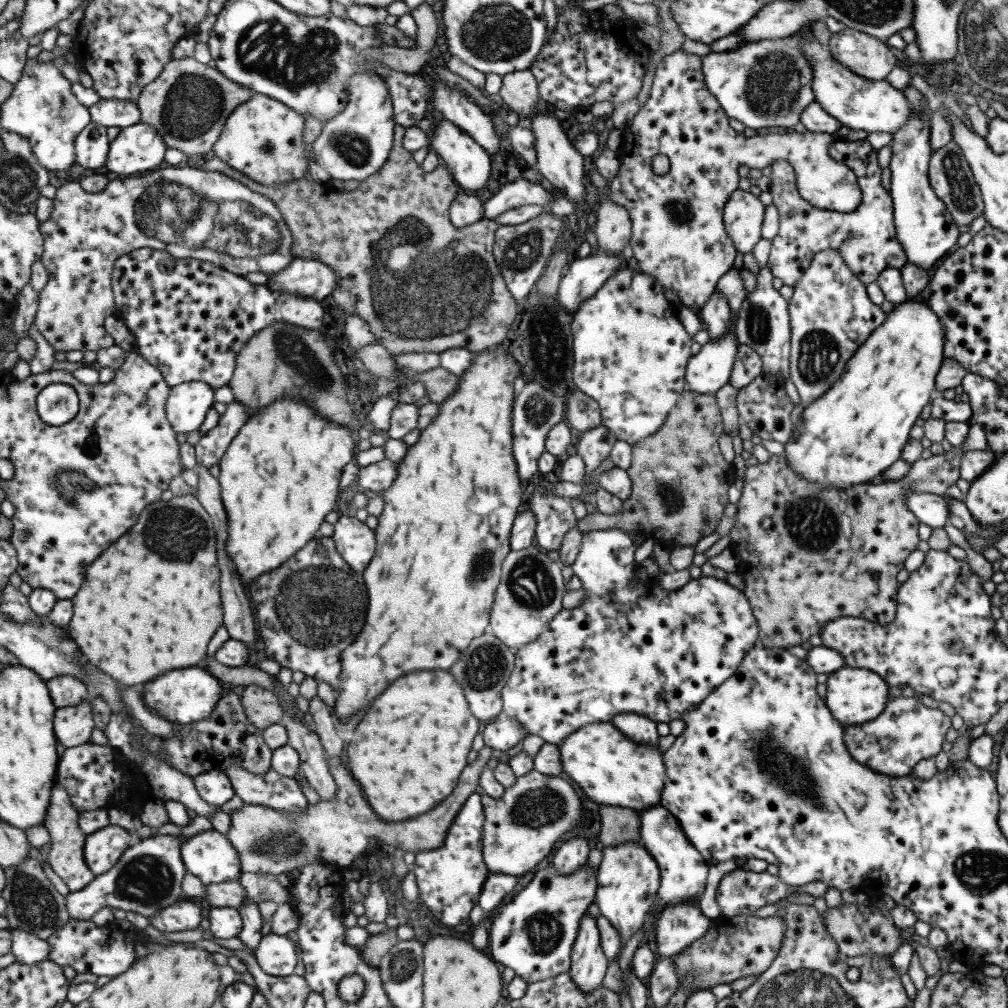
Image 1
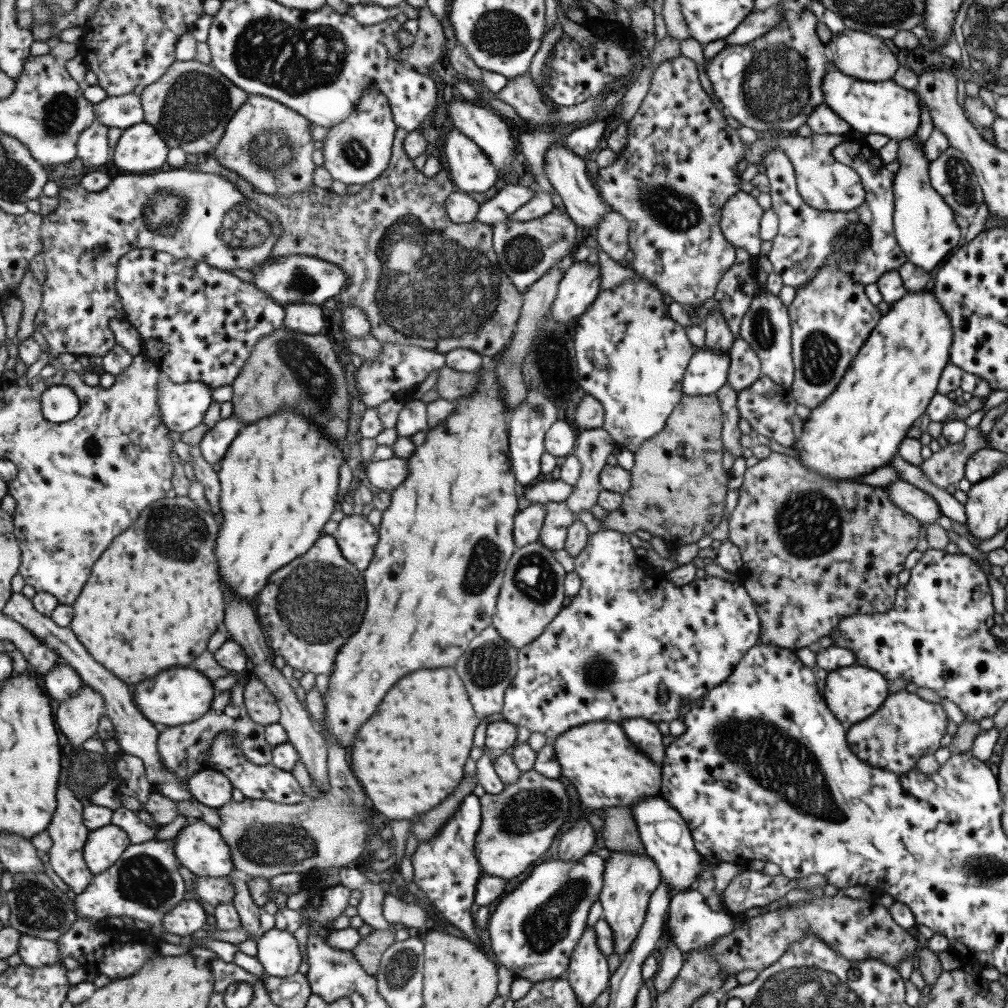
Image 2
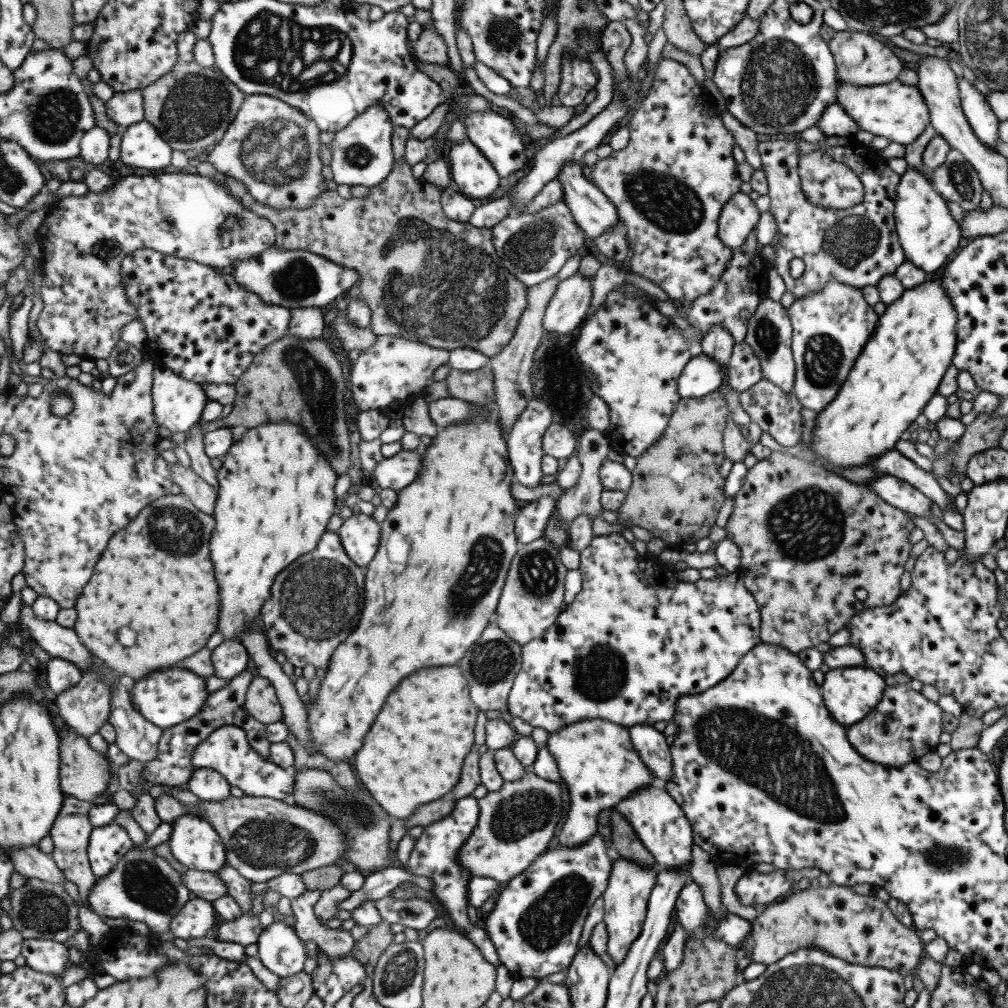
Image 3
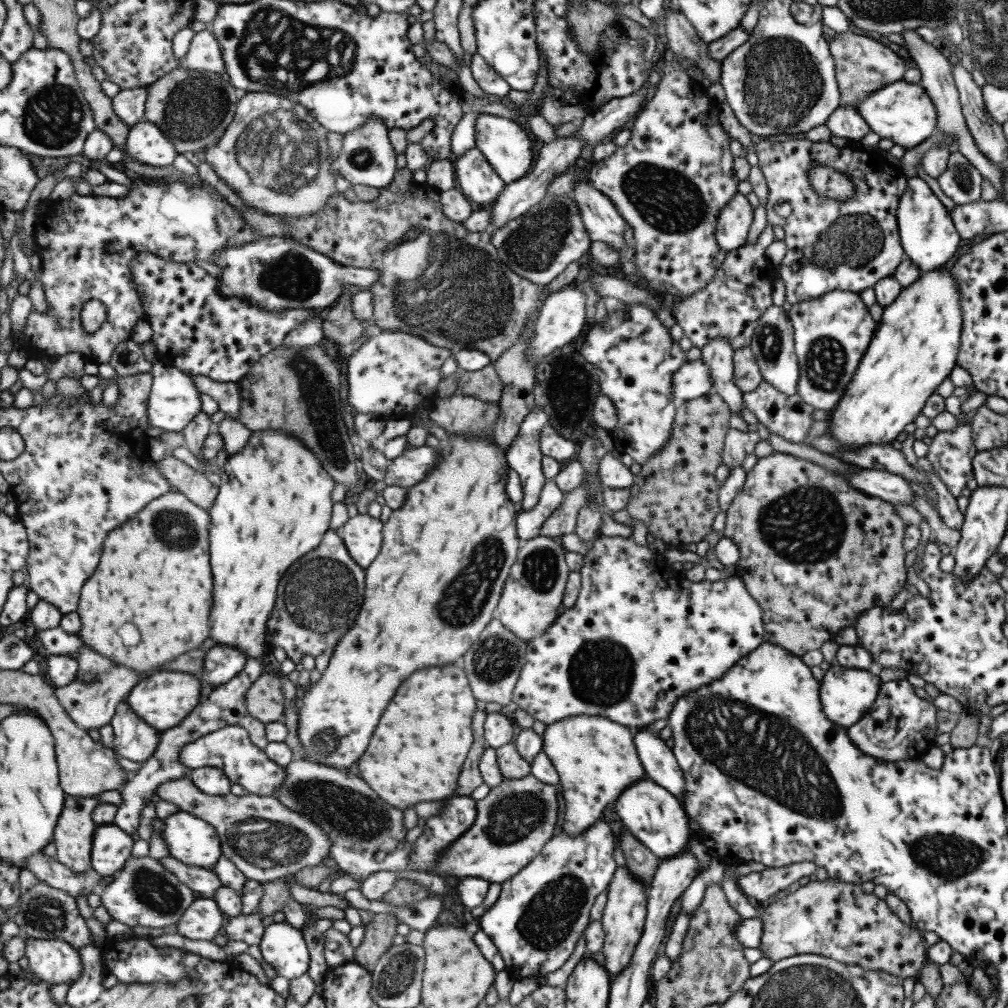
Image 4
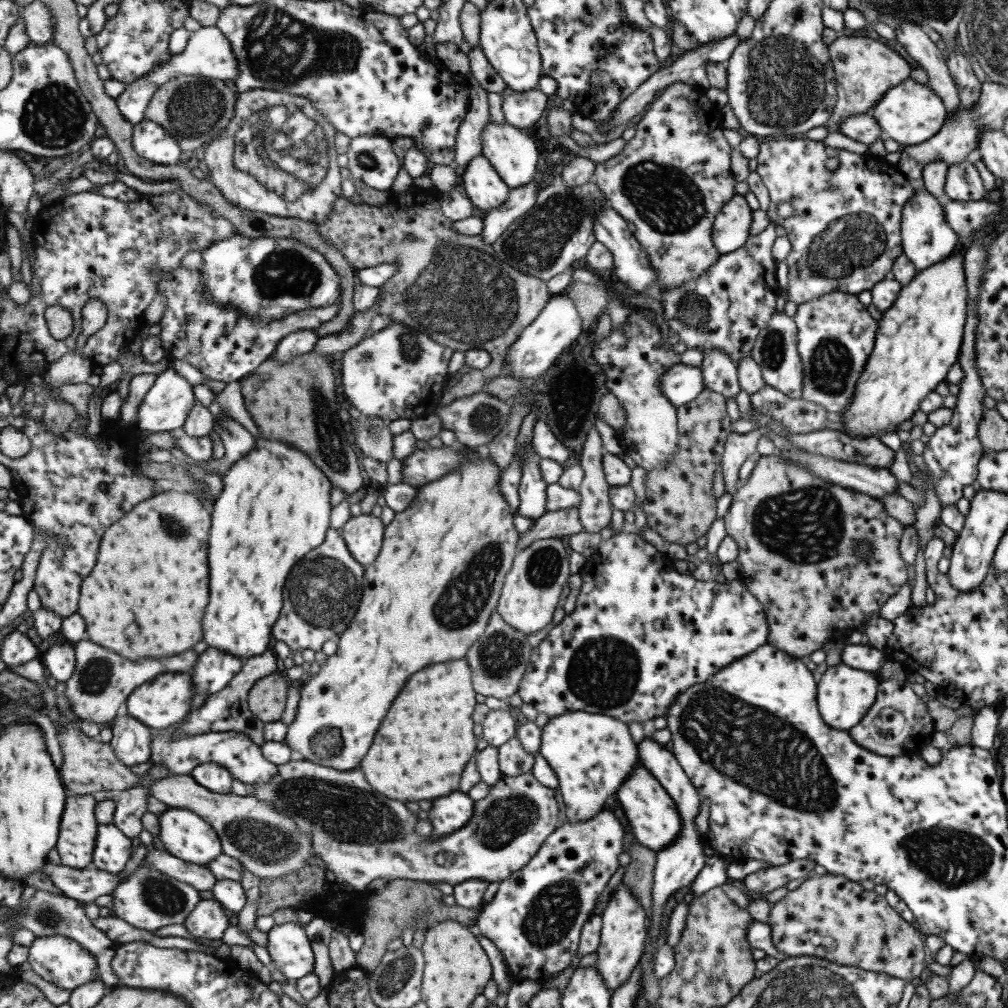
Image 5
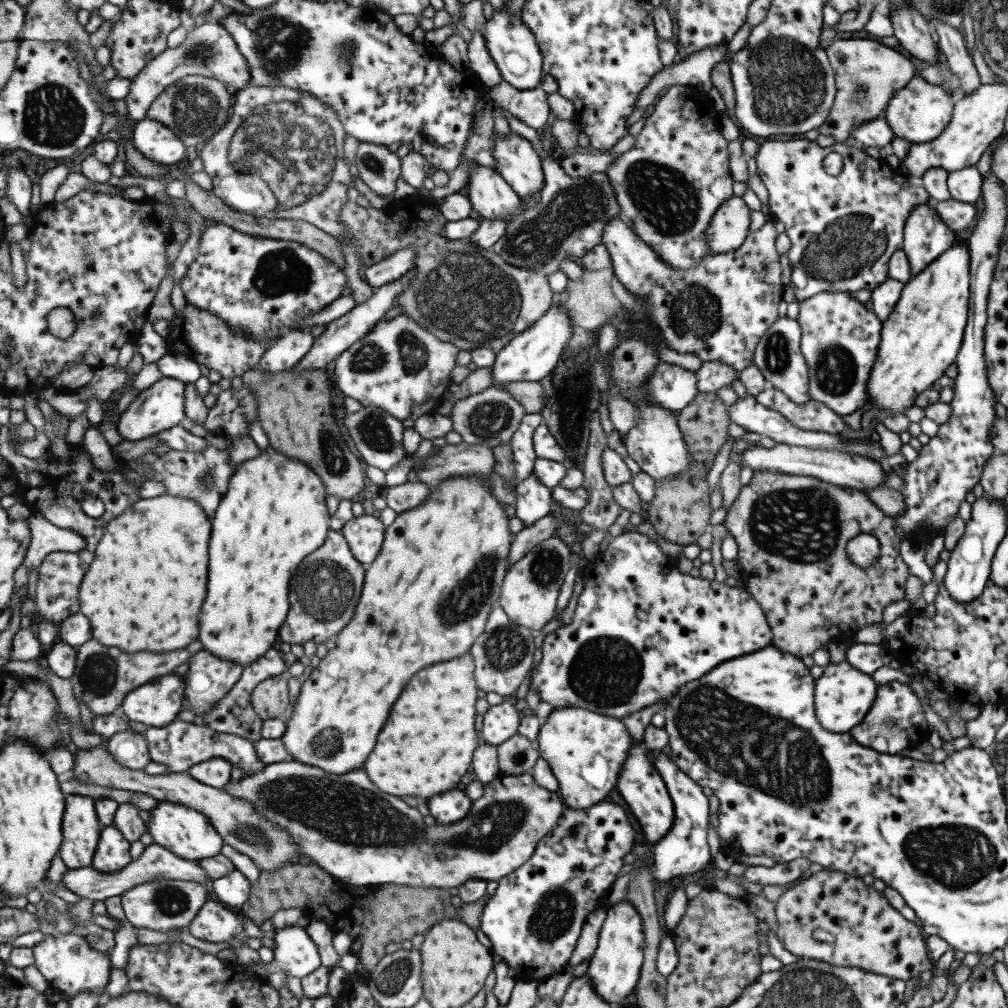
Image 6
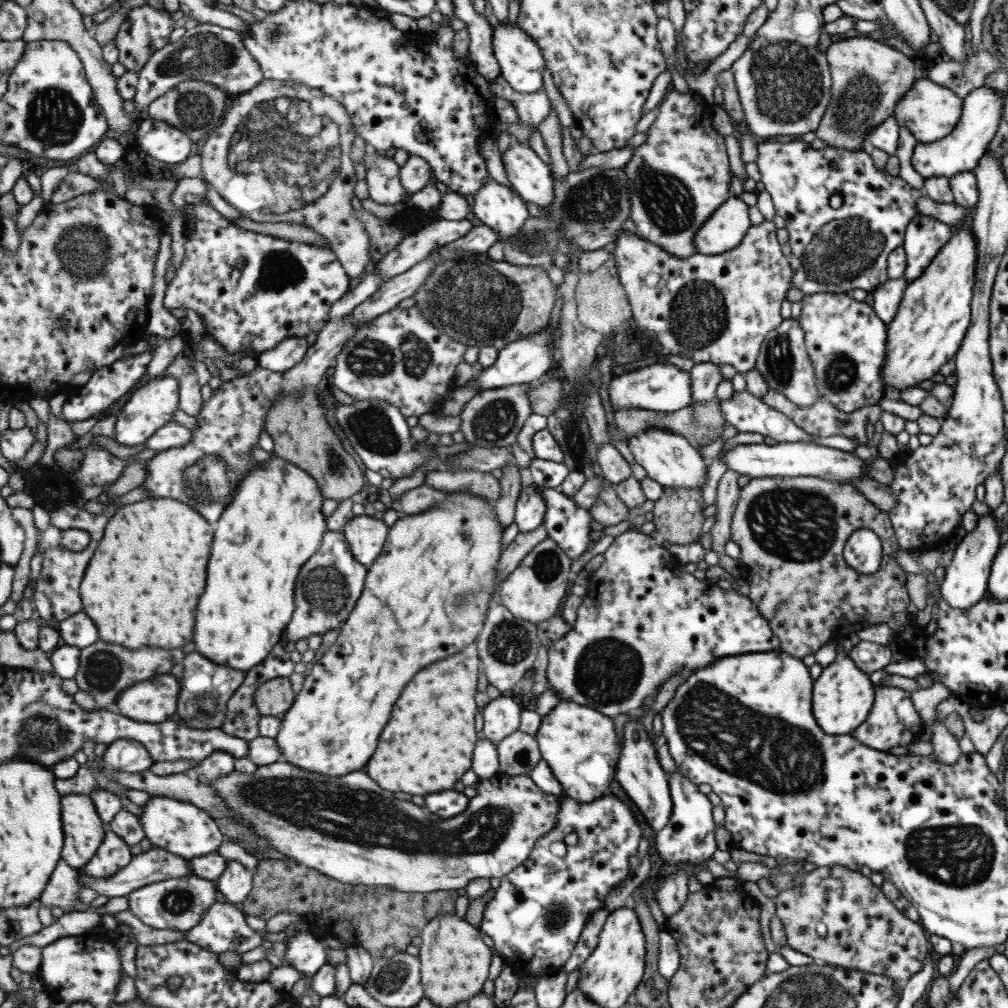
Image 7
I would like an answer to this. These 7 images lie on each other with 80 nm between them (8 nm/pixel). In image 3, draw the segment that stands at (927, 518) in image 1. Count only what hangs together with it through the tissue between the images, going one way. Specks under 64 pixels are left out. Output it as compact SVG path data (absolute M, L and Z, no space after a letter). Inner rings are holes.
M883 474L870 482L868 480L865 486L873 490L887 504L901 509L904 513L914 514L914 516L925 519L930 516L930 500L903 480L889 476L889 474Z

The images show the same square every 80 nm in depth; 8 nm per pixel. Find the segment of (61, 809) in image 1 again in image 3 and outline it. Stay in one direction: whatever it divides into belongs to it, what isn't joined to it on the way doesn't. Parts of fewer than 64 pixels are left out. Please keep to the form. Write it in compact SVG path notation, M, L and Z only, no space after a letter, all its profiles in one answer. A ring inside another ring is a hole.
M64 793L64 808L61 809L60 817L56 820L50 834L56 846L55 850L51 852L53 858L66 874L66 878L77 886L83 901L87 900L90 890L96 884L96 874L93 872L92 862L88 855L89 843L94 829L93 823L89 819L89 812L91 812L93 805L95 804L79 799L71 793Z

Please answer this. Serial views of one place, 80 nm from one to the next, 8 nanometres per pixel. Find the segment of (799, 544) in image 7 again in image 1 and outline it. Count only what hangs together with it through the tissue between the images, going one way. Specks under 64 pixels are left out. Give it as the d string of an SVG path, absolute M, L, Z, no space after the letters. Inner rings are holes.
M961 445L951 447L949 451L931 455L927 459L917 459L910 464L910 468L903 478L899 480L887 480L886 483L874 481L861 485L852 485L845 489L819 489L815 483L809 483L796 472L792 471L792 467L784 459L783 455L770 455L765 463L757 463L751 467L747 467L743 471L743 486L736 502L736 515L733 526L730 528L729 536L731 545L737 553L739 560L745 562L748 569L741 574L745 588L743 594L748 600L751 614L755 619L758 628L758 645L765 648L787 648L797 646L801 642L807 640L809 636L820 633L820 628L829 621L839 617L855 617L868 619L871 622L880 623L881 626L889 624L894 617L896 611L896 590L898 582L895 580L895 574L904 568L904 560L910 552L917 548L917 526L919 521L915 515L907 508L905 497L906 490L914 492L927 492L935 495L943 495L944 492L959 479L959 461L962 459L965 450Z

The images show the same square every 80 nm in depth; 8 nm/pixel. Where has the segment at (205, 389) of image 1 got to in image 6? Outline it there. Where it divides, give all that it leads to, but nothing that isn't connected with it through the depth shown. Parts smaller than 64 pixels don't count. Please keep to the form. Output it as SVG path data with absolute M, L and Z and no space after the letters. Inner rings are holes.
M163 377L144 392L136 394L130 405L121 412L118 429L127 441L138 441L179 426L186 414L186 388L188 383L173 377Z

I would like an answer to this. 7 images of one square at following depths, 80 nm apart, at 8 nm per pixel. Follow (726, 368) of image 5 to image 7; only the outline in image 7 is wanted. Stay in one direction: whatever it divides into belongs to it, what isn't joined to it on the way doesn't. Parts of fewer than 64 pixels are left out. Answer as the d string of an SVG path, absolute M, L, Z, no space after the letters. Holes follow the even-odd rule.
M712 362L693 364L688 373L693 401L706 401L715 397L717 385L723 379L718 365Z

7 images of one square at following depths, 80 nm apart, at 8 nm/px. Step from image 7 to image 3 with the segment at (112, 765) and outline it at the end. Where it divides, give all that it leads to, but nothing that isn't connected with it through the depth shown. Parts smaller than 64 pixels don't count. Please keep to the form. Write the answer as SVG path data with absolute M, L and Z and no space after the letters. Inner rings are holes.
M119 680L113 695L110 724L115 728L115 744L129 758L151 762L160 754L160 741L164 729L149 722L133 705L131 686Z

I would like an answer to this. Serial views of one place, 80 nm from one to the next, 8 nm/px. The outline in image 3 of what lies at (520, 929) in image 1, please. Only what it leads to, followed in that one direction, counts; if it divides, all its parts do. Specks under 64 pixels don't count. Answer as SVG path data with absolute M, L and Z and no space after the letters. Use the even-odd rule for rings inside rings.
M594 834L587 842L579 846L563 846L548 850L541 858L525 870L523 874L509 881L497 896L492 910L481 921L487 934L497 947L501 963L507 966L518 979L535 978L544 980L551 974L568 969L577 950L577 940L581 936L581 924L587 916L589 906L595 898L601 896L611 872L611 860L605 854L605 840Z

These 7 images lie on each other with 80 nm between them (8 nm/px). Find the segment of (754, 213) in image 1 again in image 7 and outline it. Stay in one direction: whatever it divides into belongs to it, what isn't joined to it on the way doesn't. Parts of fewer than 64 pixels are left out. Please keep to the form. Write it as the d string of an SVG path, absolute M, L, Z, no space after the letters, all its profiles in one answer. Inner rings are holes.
M731 196L709 216L705 222L701 222L701 227L697 228L693 237L693 248L699 254L713 256L725 253L739 245L745 233L752 225L748 220L748 207L737 196Z

